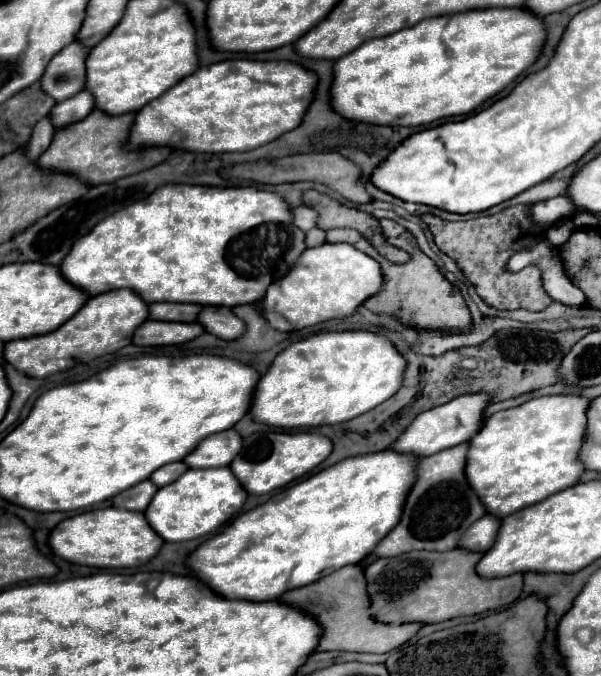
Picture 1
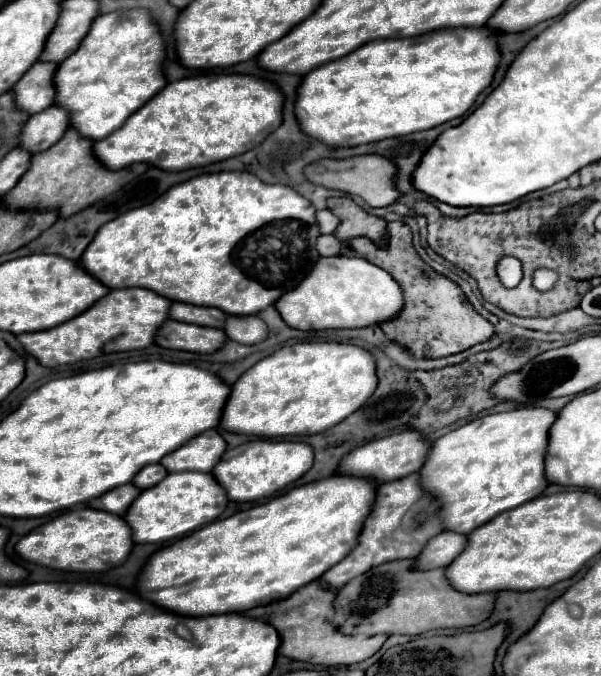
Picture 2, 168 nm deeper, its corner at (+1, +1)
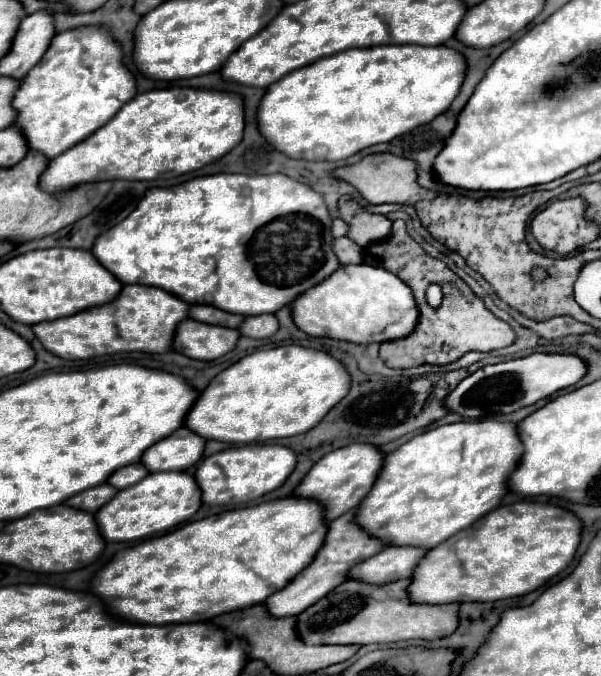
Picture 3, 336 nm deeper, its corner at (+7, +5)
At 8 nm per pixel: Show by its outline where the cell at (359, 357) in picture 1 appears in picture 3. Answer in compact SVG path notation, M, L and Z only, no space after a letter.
M301 345L255 351L225 371L199 395L185 425L205 439L263 443L313 429L349 393L349 371L333 355Z

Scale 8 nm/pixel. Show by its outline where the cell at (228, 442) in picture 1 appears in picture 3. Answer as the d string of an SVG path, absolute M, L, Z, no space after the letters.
M177 429L171 437L165 437L157 445L145 451L141 461L147 469L155 471L185 471L195 467L205 451L205 439L197 437L191 429Z

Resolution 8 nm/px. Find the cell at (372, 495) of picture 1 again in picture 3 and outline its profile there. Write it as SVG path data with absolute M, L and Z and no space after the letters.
M283 497L265 501L259 505L225 511L201 521L187 523L171 533L153 537L135 547L119 551L93 579L93 593L97 593L107 609L125 621L167 625L167 623L191 623L207 621L221 613L243 609L265 601L273 593L281 591L301 569L305 569L321 545L329 525L325 521L325 509L307 497Z

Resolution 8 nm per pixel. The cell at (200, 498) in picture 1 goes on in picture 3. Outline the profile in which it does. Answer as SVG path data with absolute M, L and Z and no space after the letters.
M149 473L145 481L129 489L121 489L107 505L103 505L95 517L105 541L137 541L161 531L169 531L179 523L189 521L201 507L201 489L193 475L179 473Z

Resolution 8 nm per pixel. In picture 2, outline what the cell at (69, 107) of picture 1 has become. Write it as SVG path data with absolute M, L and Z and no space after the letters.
M55 105L47 107L43 113L37 113L27 119L19 135L19 149L35 155L39 151L49 149L63 133L69 129L69 113L57 109Z

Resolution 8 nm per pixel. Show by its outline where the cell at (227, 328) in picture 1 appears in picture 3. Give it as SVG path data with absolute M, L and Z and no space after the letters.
M275 315L245 317L243 325L239 327L239 333L243 337L251 337L251 339L265 339L265 337L271 337L275 331L277 331Z

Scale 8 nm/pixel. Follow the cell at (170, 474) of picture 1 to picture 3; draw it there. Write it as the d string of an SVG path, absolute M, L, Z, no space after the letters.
M133 463L127 467L121 467L119 471L113 473L113 477L109 477L107 483L111 483L117 489L127 489L129 485L135 485L137 481L145 479L149 475L149 471L145 469L143 463Z

